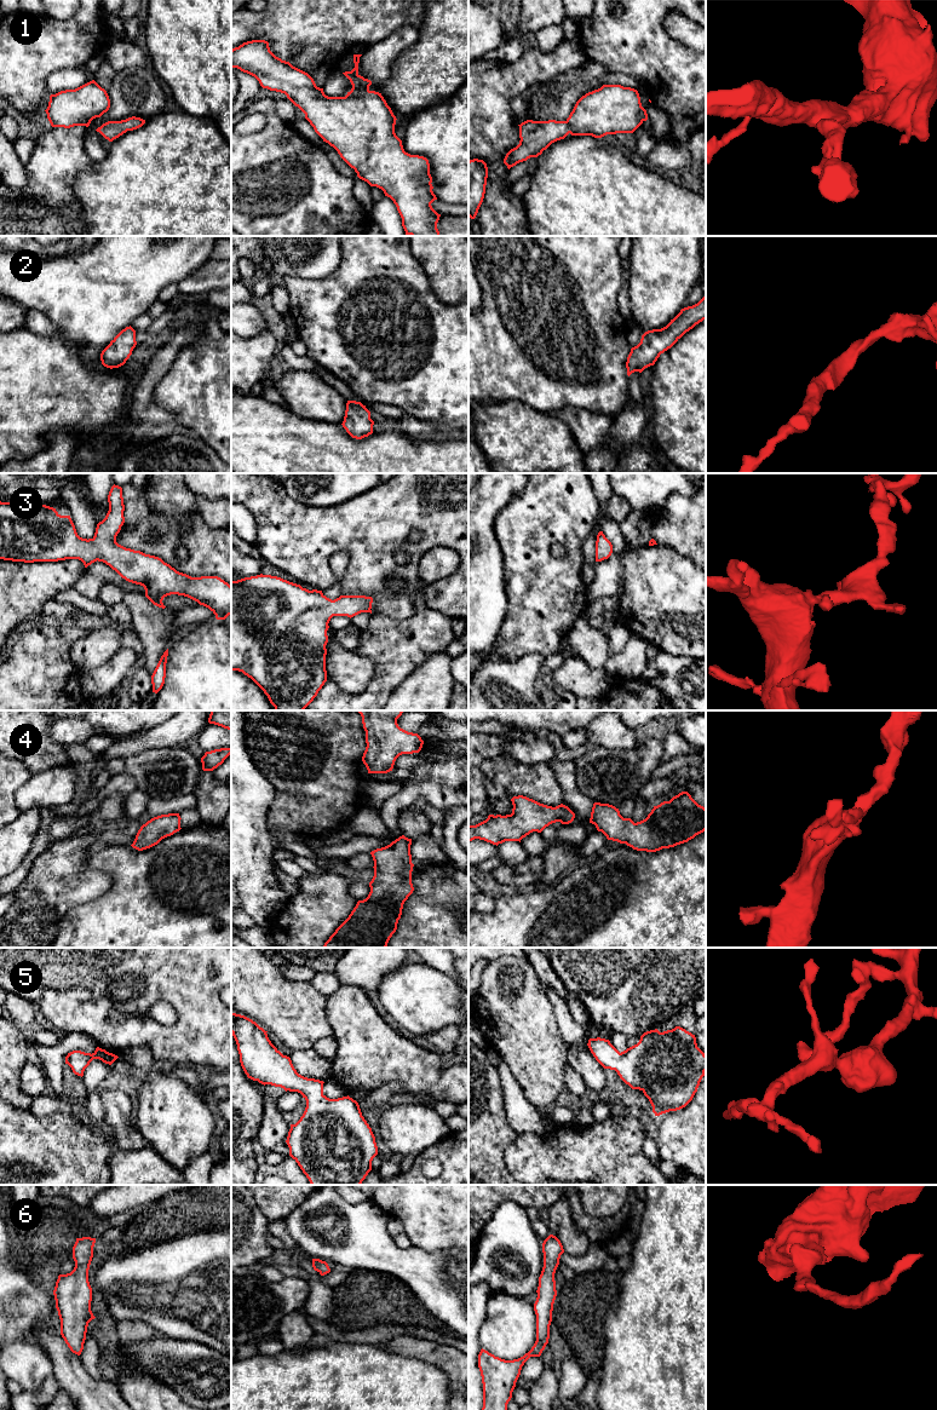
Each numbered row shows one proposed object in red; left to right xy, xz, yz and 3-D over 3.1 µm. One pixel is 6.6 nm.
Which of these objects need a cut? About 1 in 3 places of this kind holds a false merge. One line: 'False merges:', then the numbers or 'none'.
False merges: none

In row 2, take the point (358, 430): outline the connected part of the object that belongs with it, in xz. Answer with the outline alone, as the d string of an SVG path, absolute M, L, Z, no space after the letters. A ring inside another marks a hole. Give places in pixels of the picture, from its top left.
M347 401L343 427L356 439L362 439L373 433L374 421L370 412L361 402Z

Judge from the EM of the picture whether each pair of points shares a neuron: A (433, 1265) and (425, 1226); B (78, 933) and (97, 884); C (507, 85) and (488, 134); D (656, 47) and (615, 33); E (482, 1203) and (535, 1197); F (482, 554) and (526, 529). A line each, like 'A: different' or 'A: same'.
A: different
B: different
C: same
D: same
E: same
F: different

